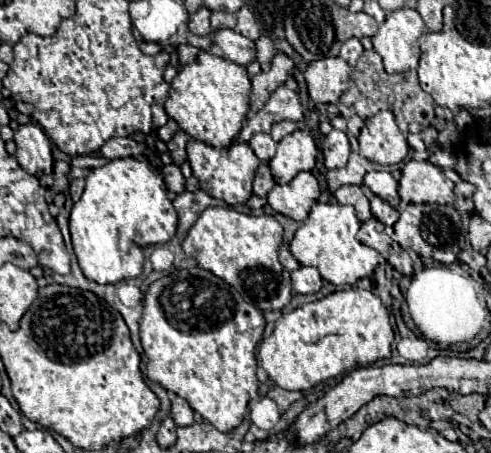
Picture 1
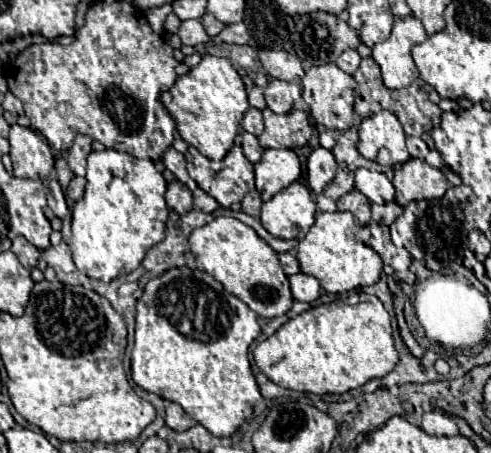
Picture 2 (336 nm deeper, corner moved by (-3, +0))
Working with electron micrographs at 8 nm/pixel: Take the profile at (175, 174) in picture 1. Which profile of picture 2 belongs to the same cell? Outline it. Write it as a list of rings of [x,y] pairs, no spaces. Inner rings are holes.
[[[174,180],[174,182],[168,184],[168,190],[166,190],[164,198],[166,198],[168,208],[174,210],[174,212],[184,214],[184,212],[192,210],[192,192],[188,190],[188,186],[184,186],[178,180]]]

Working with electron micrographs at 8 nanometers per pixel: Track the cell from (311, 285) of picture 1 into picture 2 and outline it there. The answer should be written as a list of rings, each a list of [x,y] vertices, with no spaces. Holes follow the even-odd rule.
[[[300,272],[300,274],[290,276],[288,280],[290,280],[292,296],[298,302],[314,302],[320,296],[320,284],[314,276],[308,276],[308,274]]]

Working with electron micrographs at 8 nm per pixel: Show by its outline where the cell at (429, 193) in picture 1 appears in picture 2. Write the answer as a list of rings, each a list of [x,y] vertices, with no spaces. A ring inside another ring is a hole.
[[[414,158],[396,168],[392,184],[396,188],[396,202],[400,206],[412,201],[441,199],[450,188],[450,182],[438,168]]]

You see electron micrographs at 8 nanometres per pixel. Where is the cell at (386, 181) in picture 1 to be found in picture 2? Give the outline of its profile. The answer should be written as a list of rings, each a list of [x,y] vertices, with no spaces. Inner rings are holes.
[[[358,168],[356,170],[356,190],[360,190],[374,204],[394,202],[392,182],[384,174],[370,172],[368,168]]]

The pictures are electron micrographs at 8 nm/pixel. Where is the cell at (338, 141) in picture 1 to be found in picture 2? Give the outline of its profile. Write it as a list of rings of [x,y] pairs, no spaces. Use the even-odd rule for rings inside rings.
[[[318,146],[310,154],[306,170],[308,170],[308,186],[312,188],[314,194],[320,194],[334,180],[336,170],[338,170],[338,164],[336,164],[332,150]]]

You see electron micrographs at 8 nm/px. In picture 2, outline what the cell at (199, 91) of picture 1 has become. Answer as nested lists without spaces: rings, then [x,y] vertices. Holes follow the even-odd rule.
[[[210,54],[202,56],[198,66],[190,68],[188,74],[180,76],[176,84],[162,94],[162,104],[174,118],[178,134],[210,160],[222,160],[234,146],[238,126],[244,118],[244,112],[250,108],[246,86],[232,68],[230,60]]]

